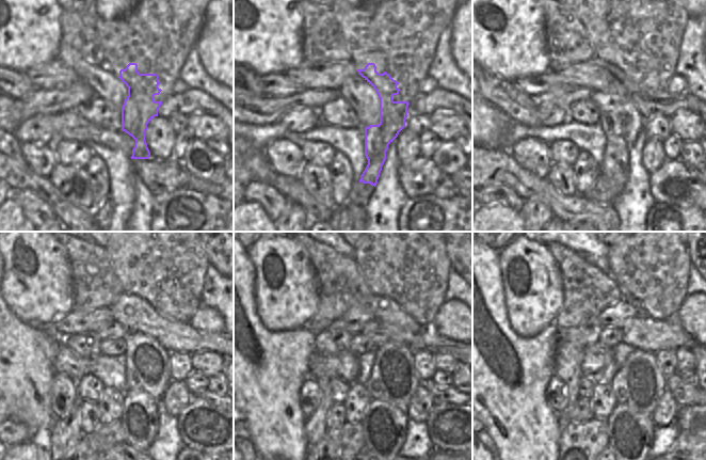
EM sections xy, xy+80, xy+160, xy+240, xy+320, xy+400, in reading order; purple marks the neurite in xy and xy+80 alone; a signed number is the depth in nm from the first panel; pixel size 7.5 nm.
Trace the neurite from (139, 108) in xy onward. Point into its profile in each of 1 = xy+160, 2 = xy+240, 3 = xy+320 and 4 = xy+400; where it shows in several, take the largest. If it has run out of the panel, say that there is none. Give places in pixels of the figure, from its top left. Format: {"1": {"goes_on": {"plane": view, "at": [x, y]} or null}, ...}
{"1": {"goes_on": {"plane": "xy+160", "at": [614, 169]}}, "2": {"goes_on": {"plane": "xy+240", "at": [140, 415]}}, "3": {"goes_on": {"plane": "xy+320", "at": [385, 426]}}, "4": {"goes_on": {"plane": "xy+400", "at": [630, 432]}}}

